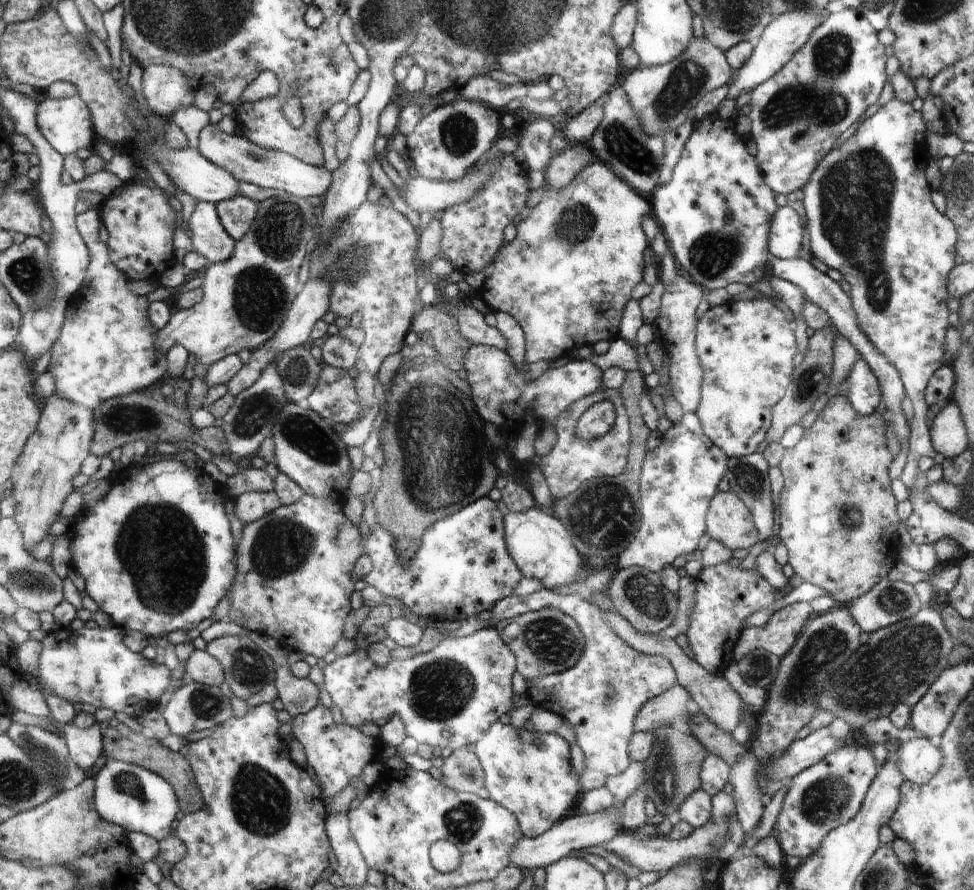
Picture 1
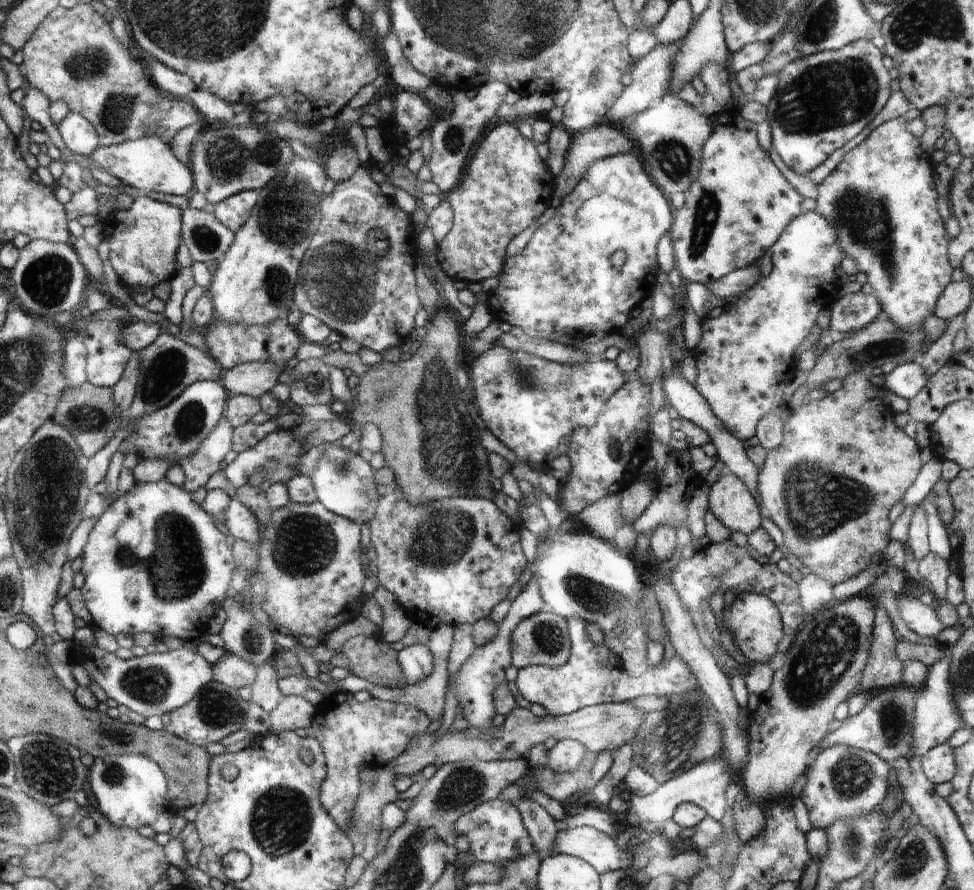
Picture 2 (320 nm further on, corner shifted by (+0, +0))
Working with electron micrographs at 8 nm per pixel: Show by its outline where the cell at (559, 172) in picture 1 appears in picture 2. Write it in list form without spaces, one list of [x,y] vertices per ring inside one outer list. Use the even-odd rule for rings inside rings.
[[[604,120],[592,126],[592,130],[586,130],[584,134],[576,136],[566,156],[566,166],[556,176],[556,204],[554,206],[560,206],[562,198],[574,190],[574,186],[582,180],[584,172],[588,170],[592,162],[604,156],[620,154],[620,152],[632,152],[630,138],[624,136],[614,126],[604,124]]]

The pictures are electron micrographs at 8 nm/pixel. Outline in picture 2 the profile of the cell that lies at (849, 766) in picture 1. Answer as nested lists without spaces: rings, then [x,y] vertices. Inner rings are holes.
[[[832,745],[821,750],[813,761],[801,798],[808,808],[811,826],[826,830],[835,820],[854,818],[882,807],[889,796],[890,768],[879,755],[856,747]]]

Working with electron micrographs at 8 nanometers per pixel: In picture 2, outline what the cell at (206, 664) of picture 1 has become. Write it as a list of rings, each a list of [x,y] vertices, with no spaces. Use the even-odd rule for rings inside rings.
[[[228,652],[217,660],[213,670],[214,680],[233,689],[251,687],[257,675],[257,667]]]

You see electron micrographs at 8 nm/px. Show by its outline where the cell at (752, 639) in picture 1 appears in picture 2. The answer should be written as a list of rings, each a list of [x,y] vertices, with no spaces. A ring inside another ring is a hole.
[[[814,573],[802,577],[802,580],[797,585],[804,617],[810,612],[814,614],[818,608],[829,606],[835,601],[834,593],[832,593],[834,585],[825,578],[818,578]]]

